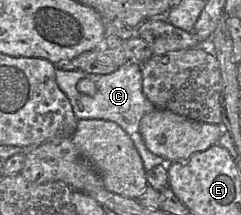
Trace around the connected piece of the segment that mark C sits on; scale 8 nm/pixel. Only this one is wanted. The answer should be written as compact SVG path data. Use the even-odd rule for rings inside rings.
M127 62L112 73L90 74L82 70L56 69L55 79L58 87L66 94L72 105L73 112L80 119L103 119L116 122L131 138L142 159L146 172L153 167L167 163L166 160L153 154L145 146L140 134L139 124L144 114L153 111L156 107L146 98L142 89L141 63ZM81 79L90 79L97 86L97 93L93 96L78 91L77 83Z

